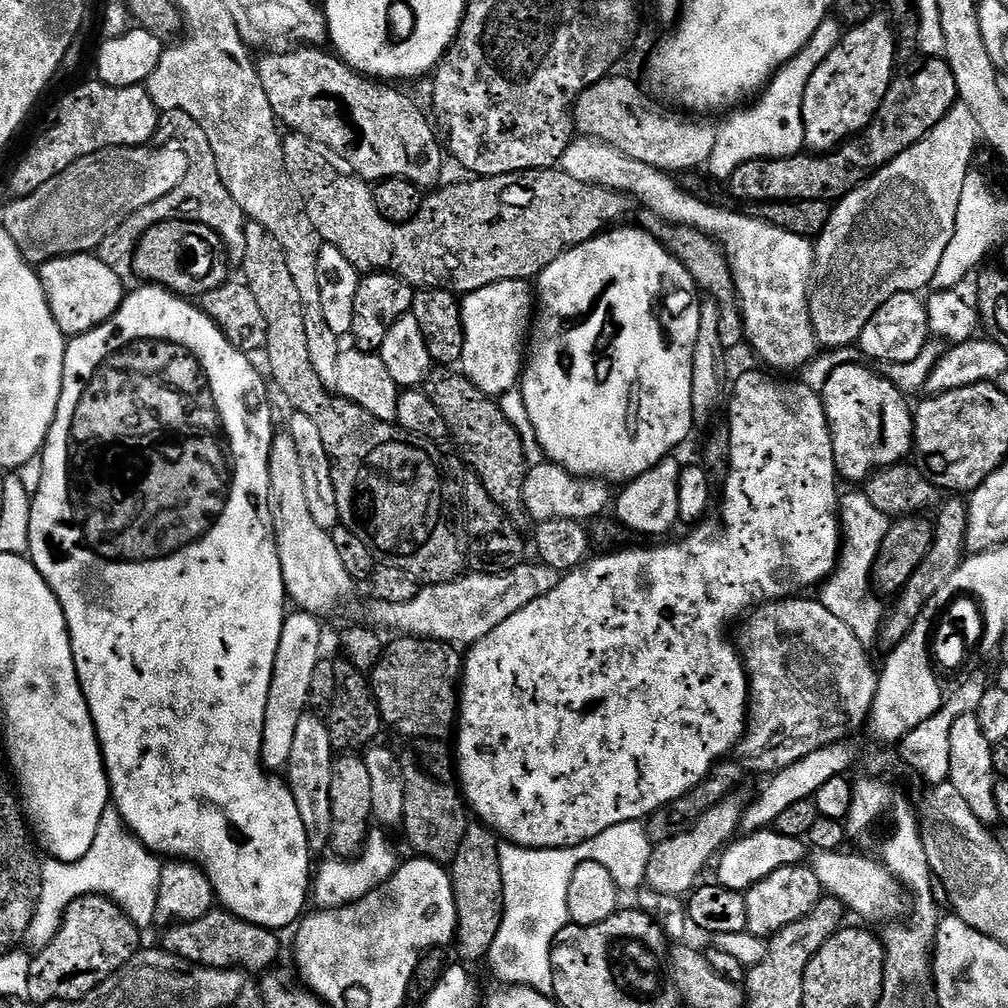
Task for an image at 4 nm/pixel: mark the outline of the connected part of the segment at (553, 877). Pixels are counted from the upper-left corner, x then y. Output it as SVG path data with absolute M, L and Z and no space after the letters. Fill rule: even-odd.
M639 820L616 824L602 834L570 848L524 848L507 842L499 845L499 868L503 882L503 917L500 919L498 934L486 957L495 976L501 983L513 987L538 990L544 995L553 993L552 945L558 933L567 927L569 916L567 900L570 899L571 883L579 866L594 861L608 868L617 889L632 892L645 887L647 867L653 850L653 843L647 836L645 825Z

